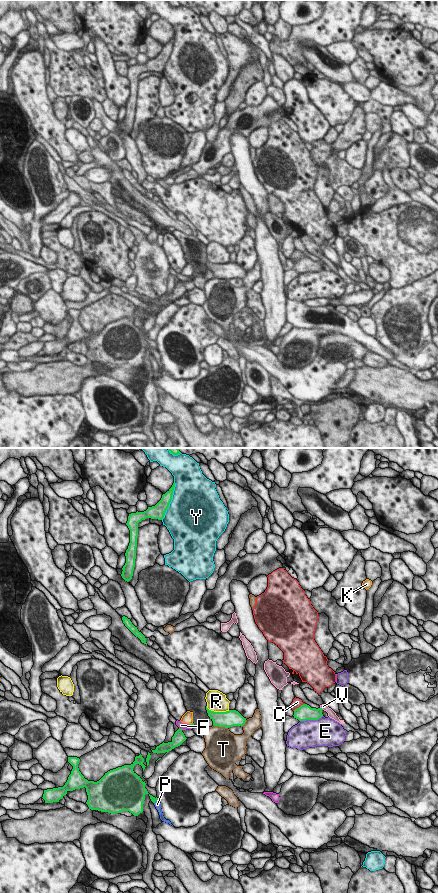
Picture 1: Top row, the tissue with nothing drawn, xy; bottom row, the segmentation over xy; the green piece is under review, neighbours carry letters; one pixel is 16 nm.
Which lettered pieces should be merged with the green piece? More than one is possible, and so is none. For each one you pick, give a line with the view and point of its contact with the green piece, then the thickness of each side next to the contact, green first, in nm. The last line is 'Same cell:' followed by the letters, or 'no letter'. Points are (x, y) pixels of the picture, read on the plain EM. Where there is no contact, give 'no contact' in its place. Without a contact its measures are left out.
P: contact xy (156, 352); calibres 130 and 100 nm
Same cell: P

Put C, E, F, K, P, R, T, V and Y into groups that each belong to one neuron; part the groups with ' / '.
C / E / F Y / K / P / R / T / V

